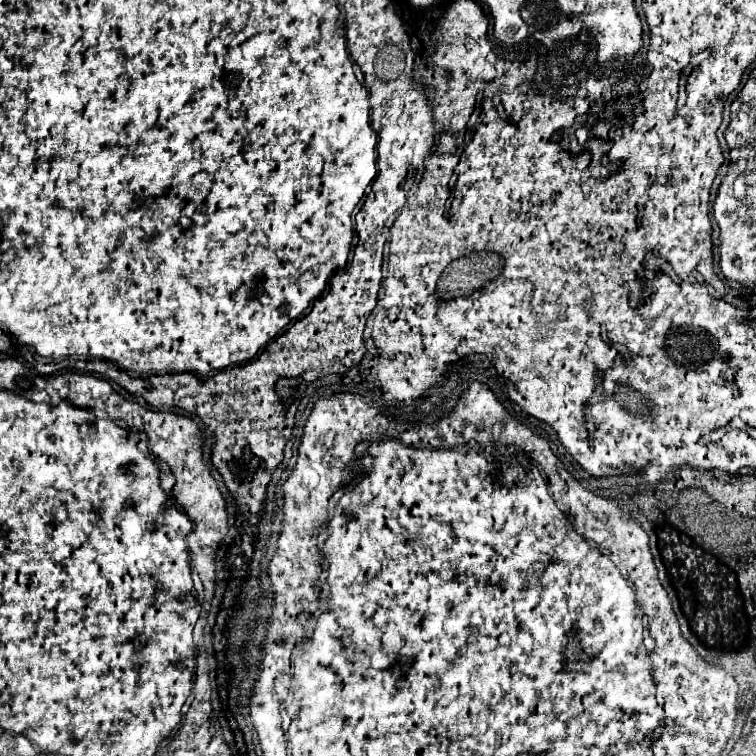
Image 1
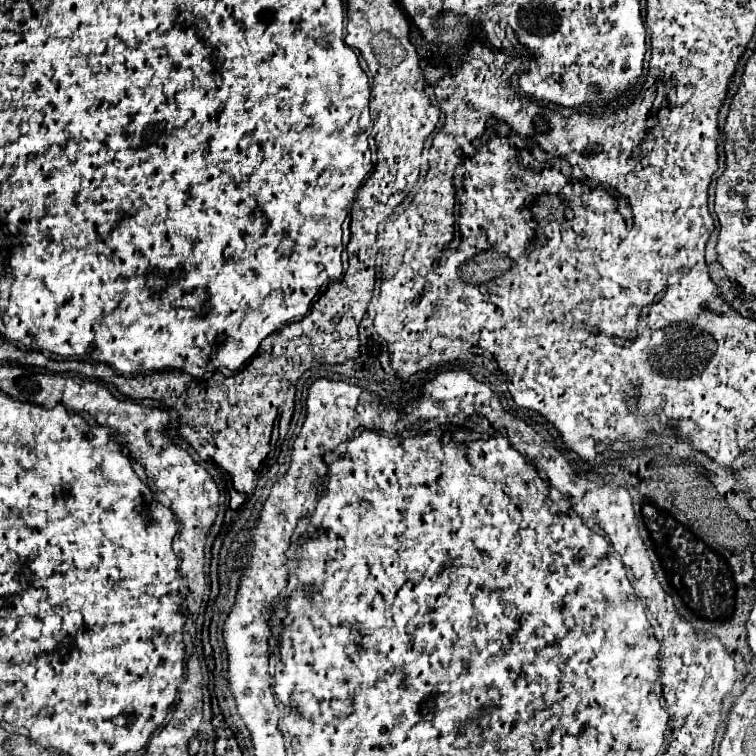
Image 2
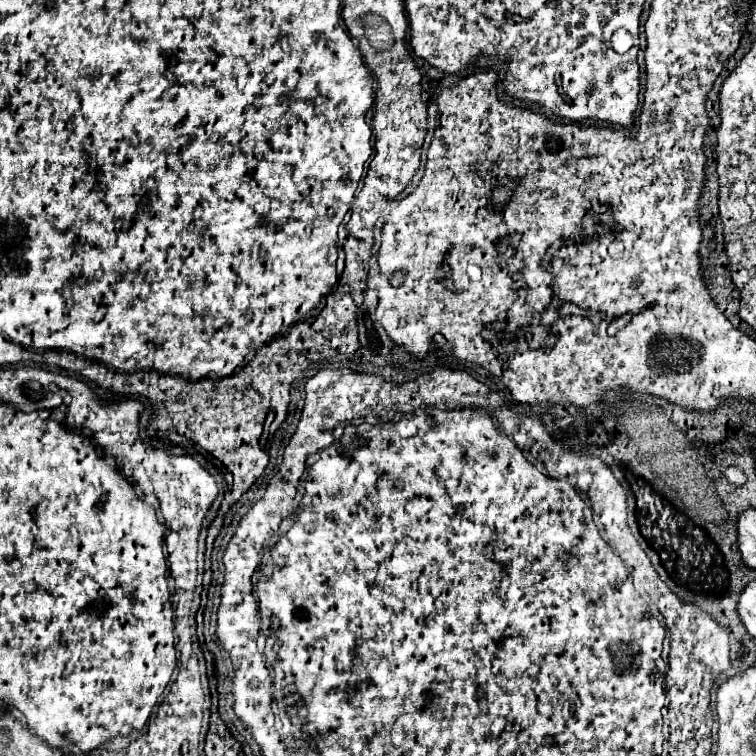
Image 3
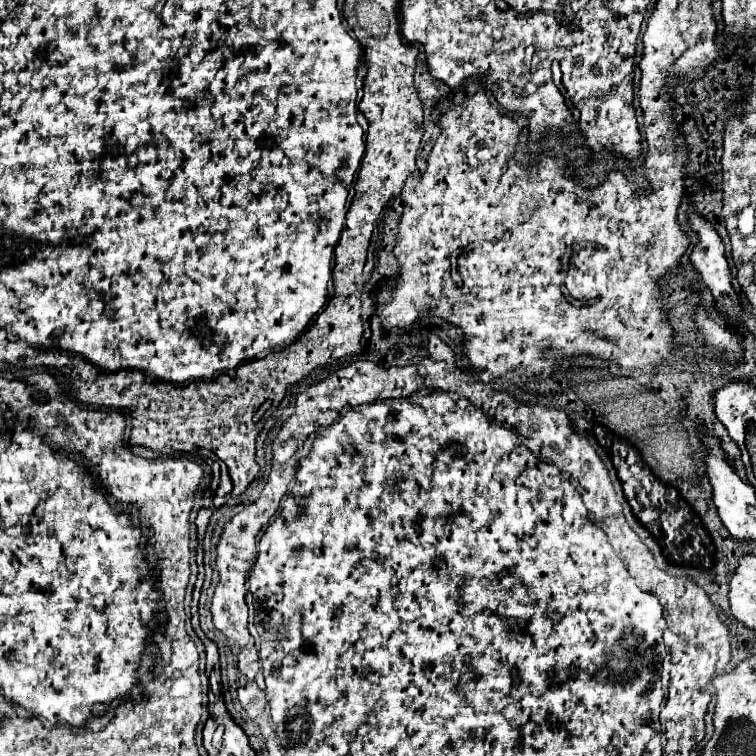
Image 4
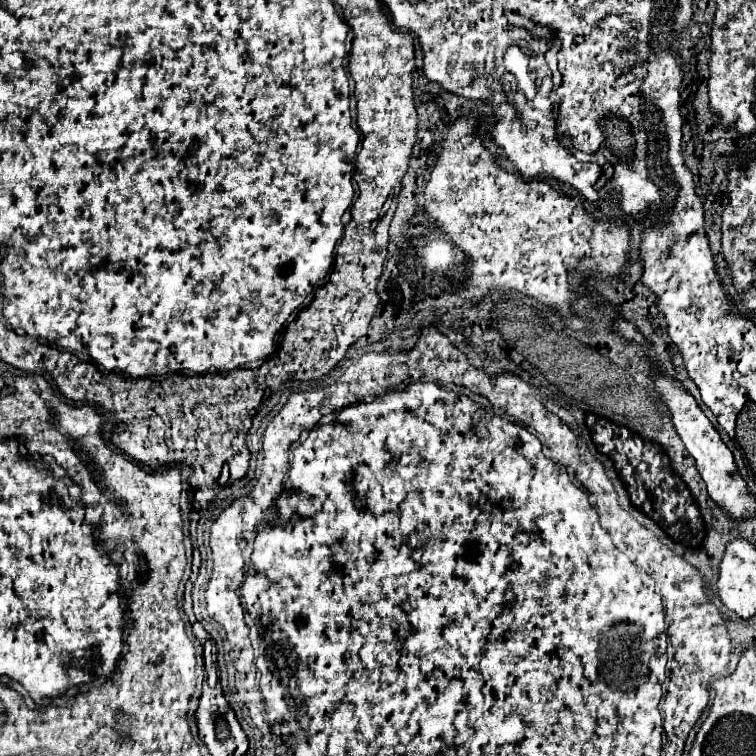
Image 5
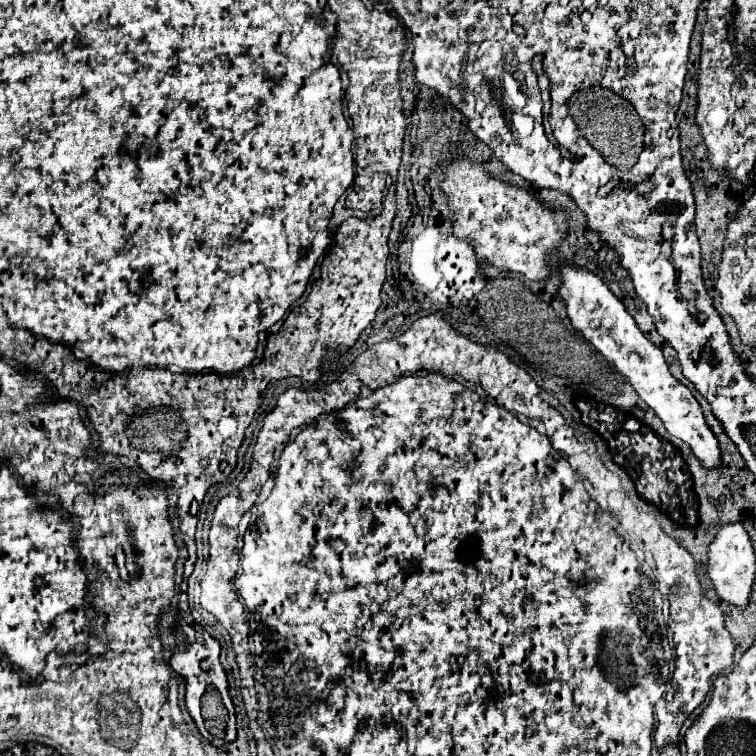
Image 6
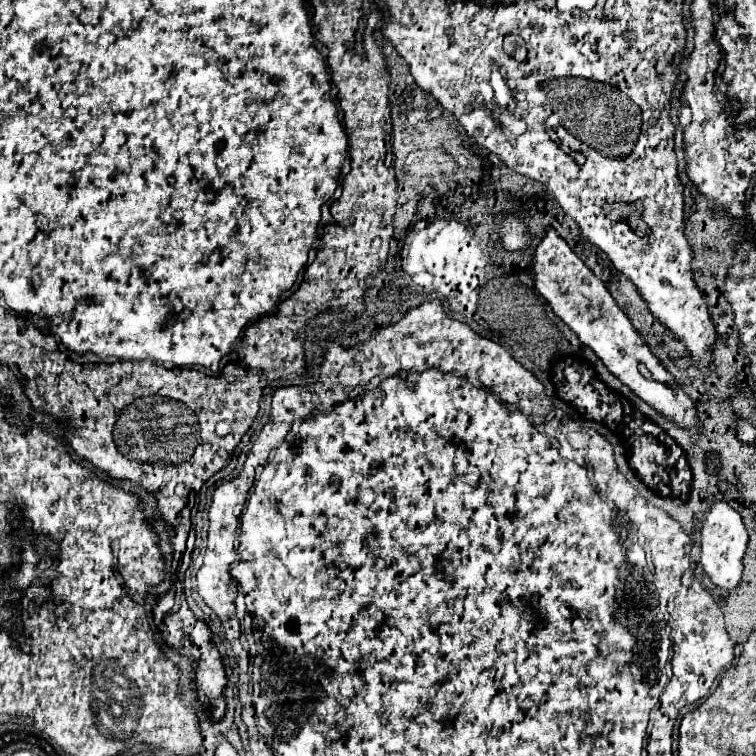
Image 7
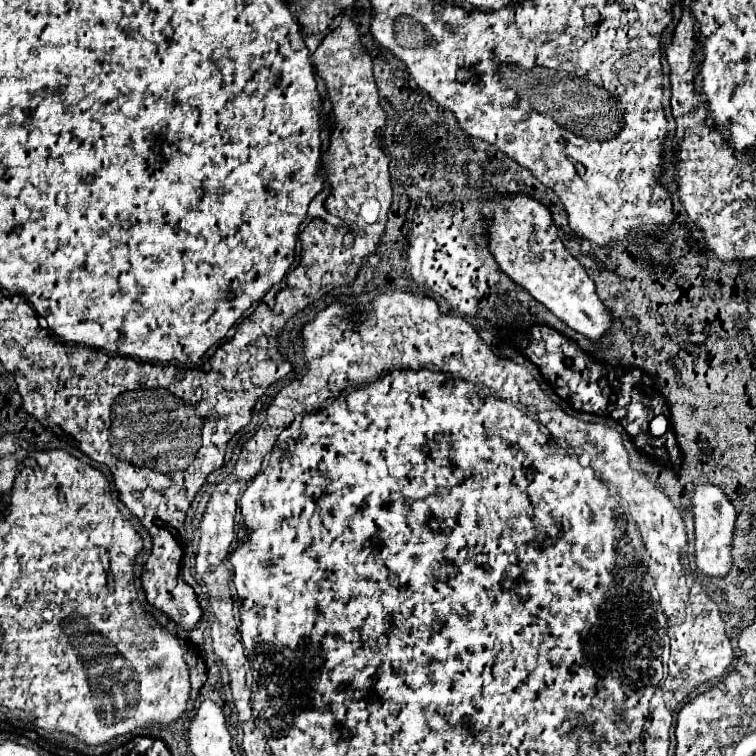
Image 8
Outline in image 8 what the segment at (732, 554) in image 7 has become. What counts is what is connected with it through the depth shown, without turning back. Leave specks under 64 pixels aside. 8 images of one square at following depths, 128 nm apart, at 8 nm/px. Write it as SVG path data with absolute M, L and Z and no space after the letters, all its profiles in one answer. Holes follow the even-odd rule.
M712 484L696 486L692 490L692 512L694 512L694 528L696 528L696 568L706 576L726 576L732 564L730 556L730 540L736 520L736 510L732 502L726 498L726 494Z

